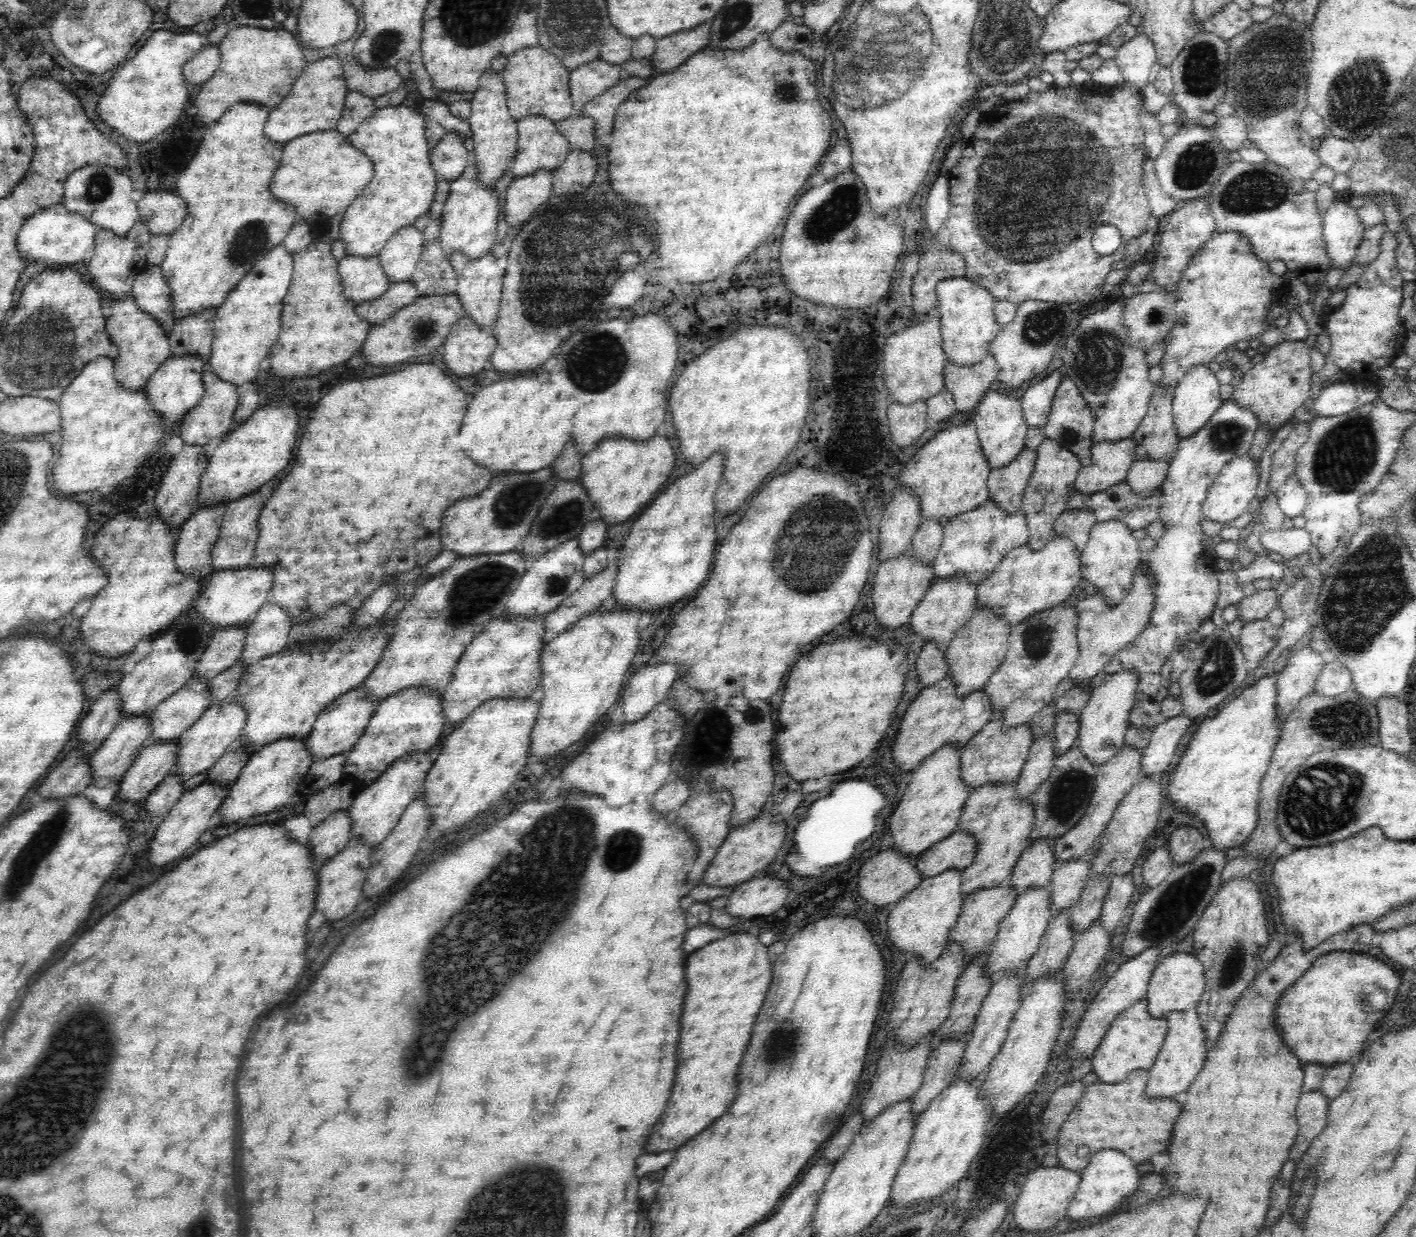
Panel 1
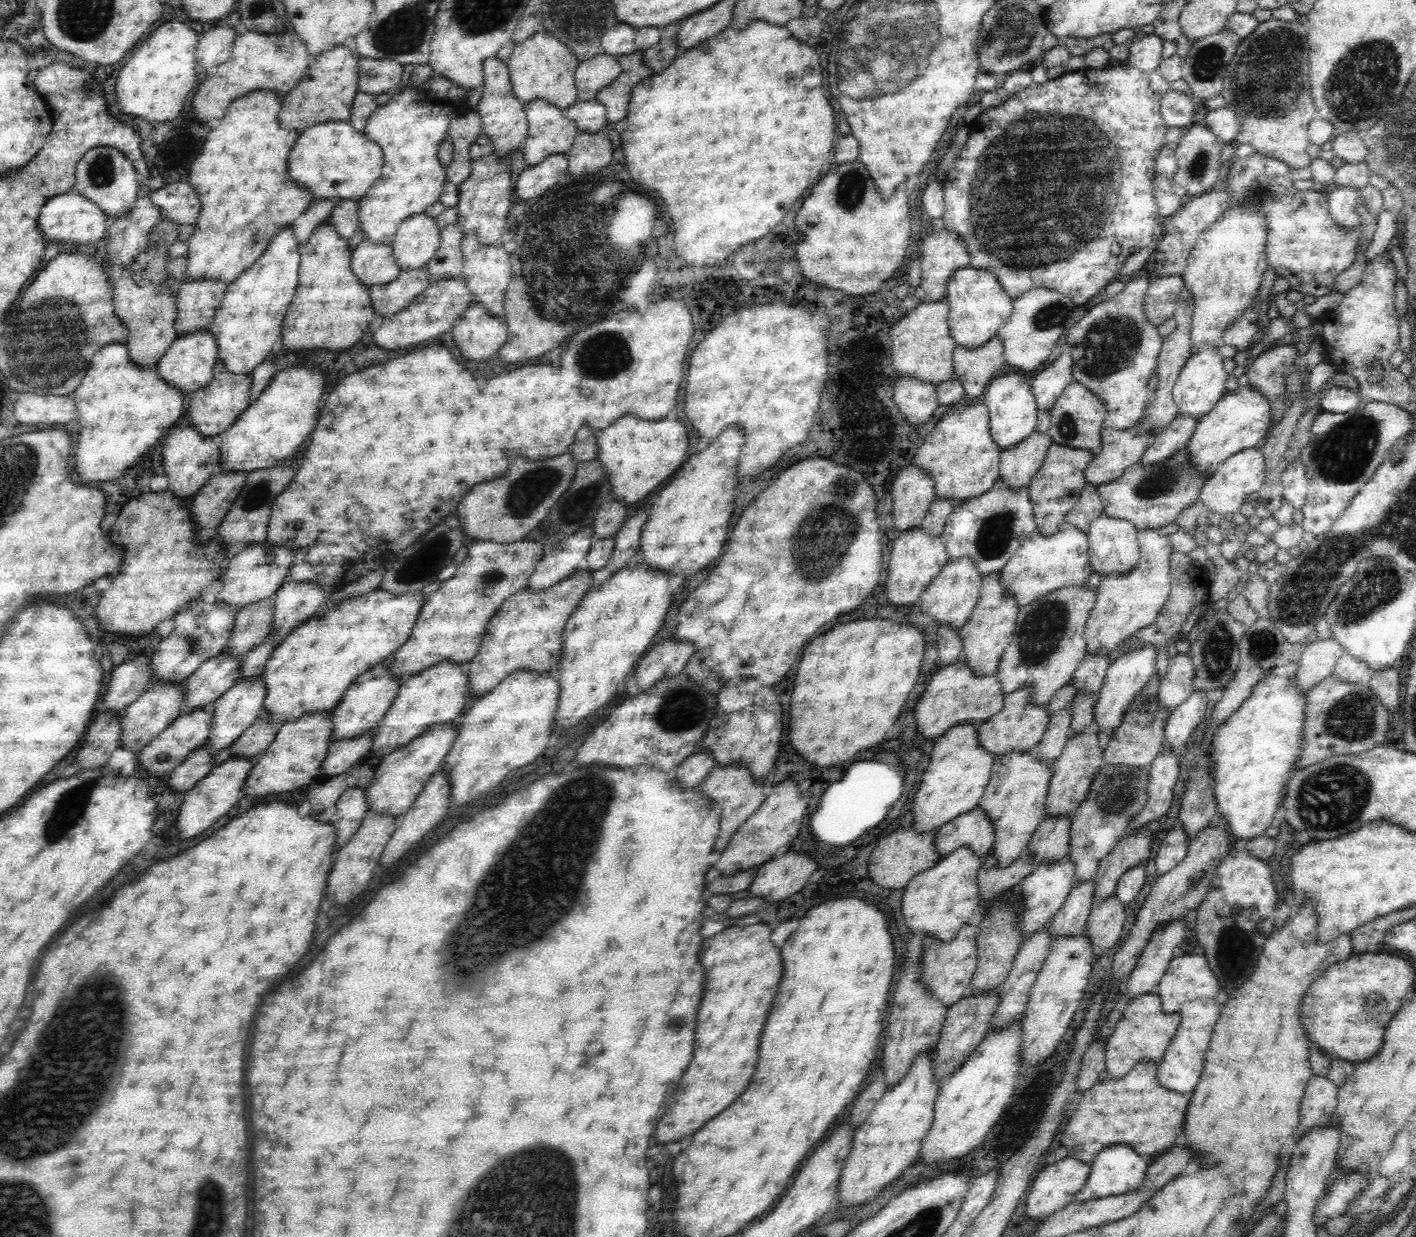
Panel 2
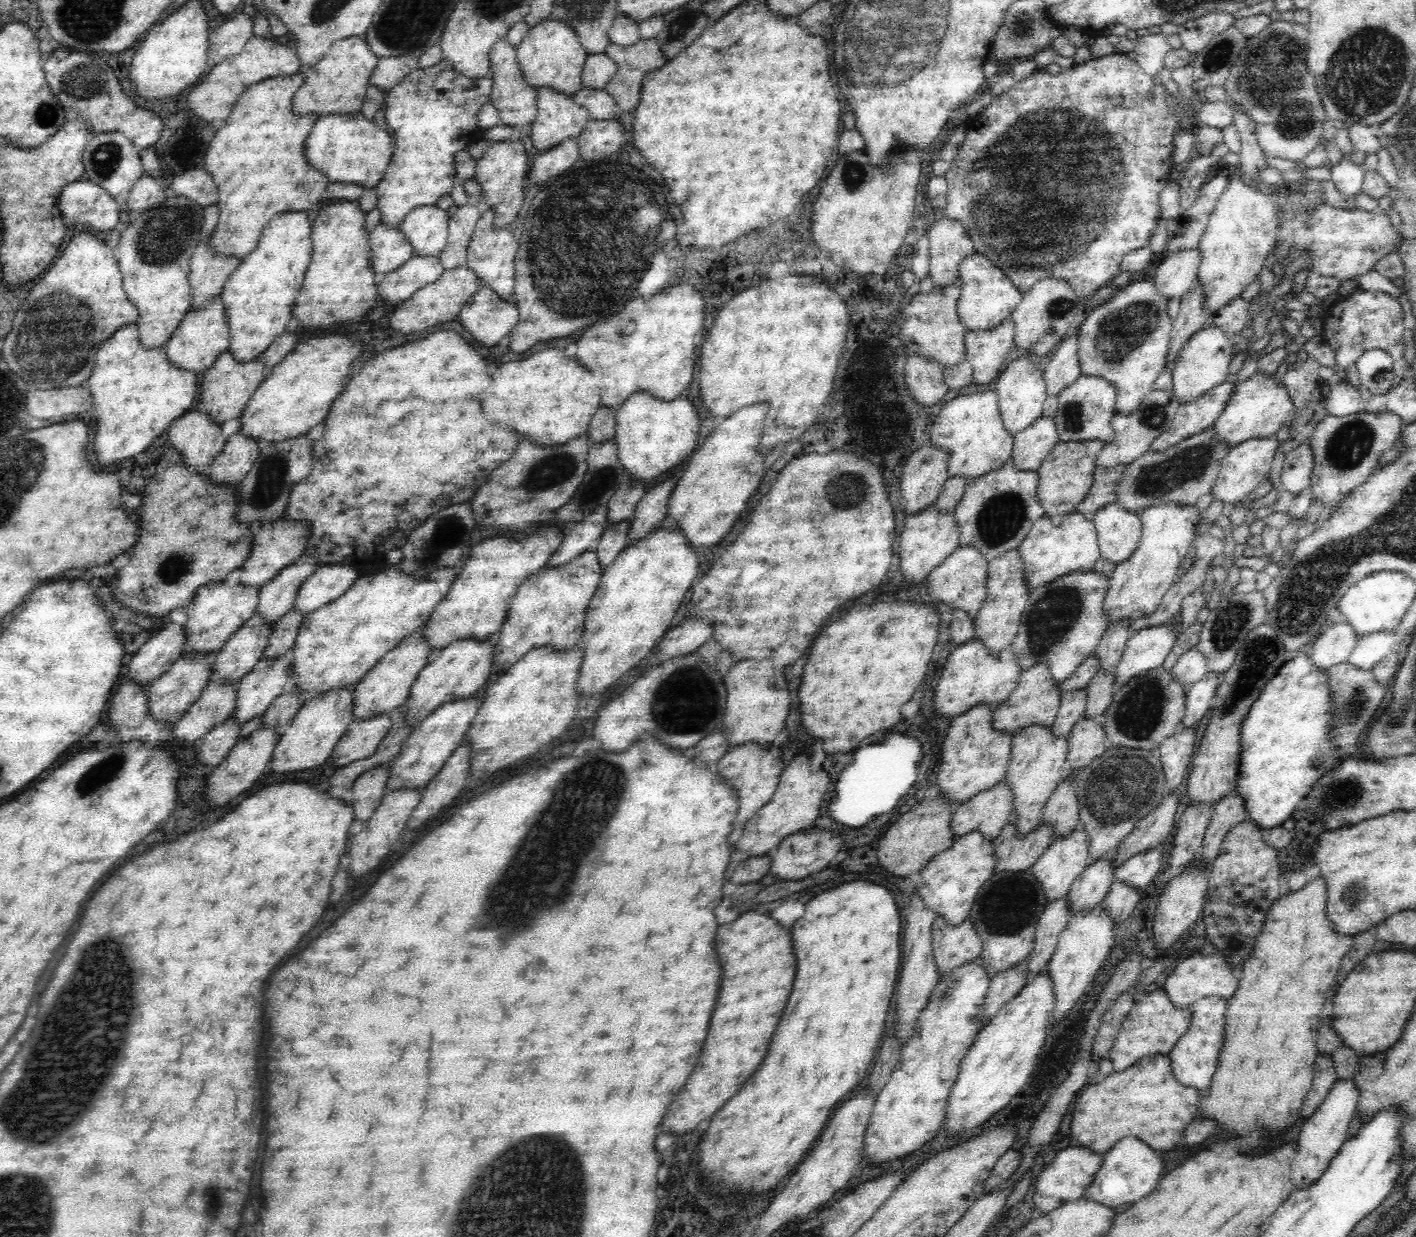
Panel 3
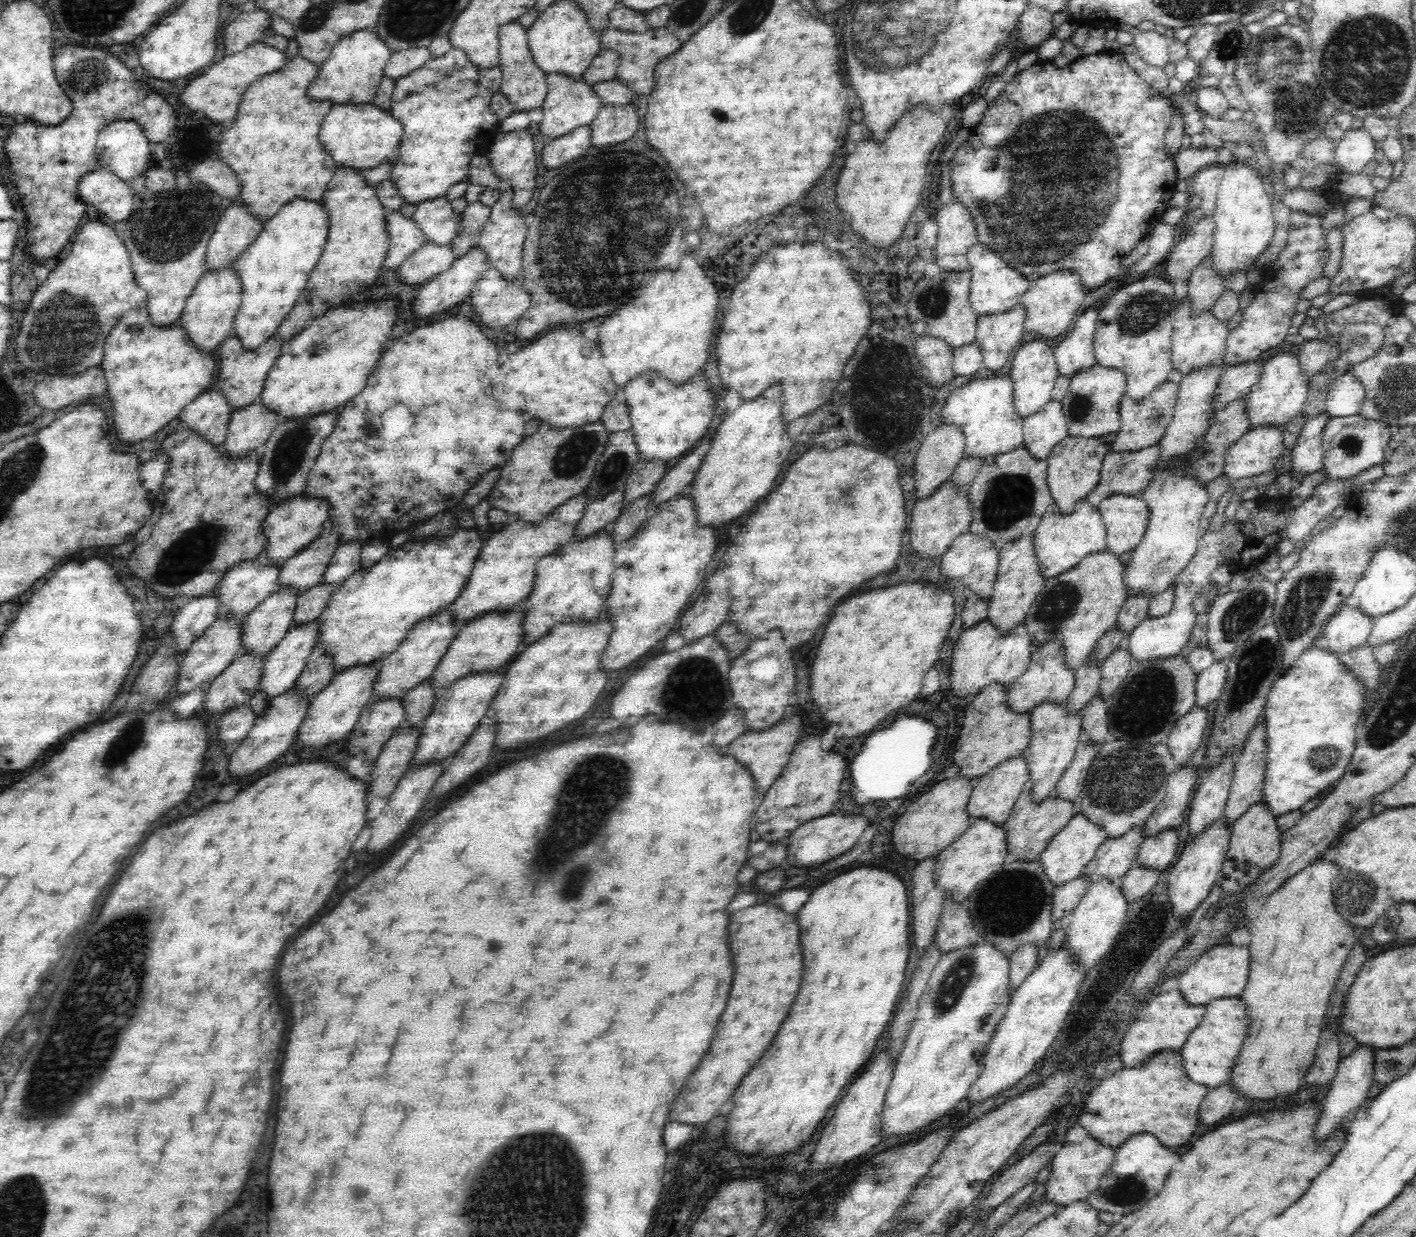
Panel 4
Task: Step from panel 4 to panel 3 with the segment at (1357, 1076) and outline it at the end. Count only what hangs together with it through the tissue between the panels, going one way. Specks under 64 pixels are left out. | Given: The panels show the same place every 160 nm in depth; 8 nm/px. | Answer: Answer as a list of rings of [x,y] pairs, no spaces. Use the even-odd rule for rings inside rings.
[[[1354,1075],[1350,1078],[1338,1078],[1332,1084],[1332,1088],[1328,1091],[1327,1098],[1316,1108],[1316,1112],[1304,1122],[1300,1138],[1298,1138],[1298,1152],[1292,1164],[1292,1182],[1300,1188],[1306,1188],[1308,1184],[1316,1182],[1322,1172],[1328,1168],[1328,1162],[1336,1156],[1340,1146],[1344,1144],[1348,1126],[1354,1118],[1356,1105],[1359,1101],[1360,1093],[1356,1090],[1356,1084],[1353,1083]]]

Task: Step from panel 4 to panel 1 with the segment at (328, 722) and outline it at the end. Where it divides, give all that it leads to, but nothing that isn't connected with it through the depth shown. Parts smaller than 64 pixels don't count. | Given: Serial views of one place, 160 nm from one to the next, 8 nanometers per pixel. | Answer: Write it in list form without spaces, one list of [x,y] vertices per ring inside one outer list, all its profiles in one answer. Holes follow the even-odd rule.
[[[292,738],[274,740],[264,745],[260,752],[255,752],[241,769],[240,776],[229,789],[229,793],[220,805],[222,822],[238,822],[242,818],[260,816],[272,810],[280,810],[290,796],[297,797],[298,787],[306,783],[310,766],[314,763],[313,756],[306,750],[305,741]]]

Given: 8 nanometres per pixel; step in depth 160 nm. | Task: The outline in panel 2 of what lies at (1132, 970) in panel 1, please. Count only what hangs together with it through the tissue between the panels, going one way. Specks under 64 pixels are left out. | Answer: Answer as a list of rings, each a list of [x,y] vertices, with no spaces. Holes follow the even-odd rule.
[[[1184,920],[1165,923],[1152,934],[1151,940],[1133,968],[1128,981],[1128,996],[1140,997],[1153,993],[1154,986],[1158,985],[1170,962],[1180,952],[1185,936],[1187,924]]]

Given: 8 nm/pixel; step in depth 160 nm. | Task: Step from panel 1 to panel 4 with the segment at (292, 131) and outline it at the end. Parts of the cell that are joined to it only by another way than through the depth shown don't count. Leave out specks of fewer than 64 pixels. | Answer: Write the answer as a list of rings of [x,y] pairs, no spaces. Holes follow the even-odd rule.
[[[372,28],[352,32],[333,46],[331,56],[319,68],[317,77],[309,84],[309,99],[336,104],[371,103],[376,97],[378,85],[385,77],[384,68],[393,52],[378,39]]]

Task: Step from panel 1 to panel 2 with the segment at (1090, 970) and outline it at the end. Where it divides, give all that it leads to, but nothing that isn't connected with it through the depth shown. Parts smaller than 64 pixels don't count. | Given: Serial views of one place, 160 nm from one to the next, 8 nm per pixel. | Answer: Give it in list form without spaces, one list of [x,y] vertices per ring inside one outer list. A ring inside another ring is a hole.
[[[1115,895],[1094,906],[1088,917],[1086,934],[1092,941],[1097,961],[1101,954],[1117,944],[1126,919],[1126,906]]]

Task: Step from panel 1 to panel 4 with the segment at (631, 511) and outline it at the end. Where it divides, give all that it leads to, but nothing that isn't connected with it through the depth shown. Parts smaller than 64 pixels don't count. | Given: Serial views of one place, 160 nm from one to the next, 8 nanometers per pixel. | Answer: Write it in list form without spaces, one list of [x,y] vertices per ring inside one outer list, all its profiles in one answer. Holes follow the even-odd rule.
[[[643,372],[623,387],[621,395],[627,401],[631,430],[638,455],[643,460],[668,462],[679,459],[697,446],[705,436],[717,408],[705,374],[698,372],[688,382],[672,383],[664,375]]]

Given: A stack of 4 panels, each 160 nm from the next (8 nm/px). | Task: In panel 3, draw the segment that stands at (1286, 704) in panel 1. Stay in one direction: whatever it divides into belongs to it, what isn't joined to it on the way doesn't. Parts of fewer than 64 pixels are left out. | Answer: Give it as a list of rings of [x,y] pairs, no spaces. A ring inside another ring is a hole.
[[[1342,618],[1336,624],[1326,625],[1314,645],[1306,649],[1317,670],[1324,671],[1346,661],[1357,642],[1357,634]]]

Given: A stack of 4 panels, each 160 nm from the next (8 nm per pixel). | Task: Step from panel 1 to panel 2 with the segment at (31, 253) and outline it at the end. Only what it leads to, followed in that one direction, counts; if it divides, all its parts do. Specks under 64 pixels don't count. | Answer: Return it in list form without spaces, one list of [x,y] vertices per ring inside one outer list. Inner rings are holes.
[[[69,190],[47,200],[41,208],[37,230],[50,242],[60,242],[60,244],[70,244],[70,246],[82,246],[82,244],[88,246],[104,238],[108,228],[107,218],[108,216],[101,211],[101,208],[91,200],[86,199],[76,190]]]

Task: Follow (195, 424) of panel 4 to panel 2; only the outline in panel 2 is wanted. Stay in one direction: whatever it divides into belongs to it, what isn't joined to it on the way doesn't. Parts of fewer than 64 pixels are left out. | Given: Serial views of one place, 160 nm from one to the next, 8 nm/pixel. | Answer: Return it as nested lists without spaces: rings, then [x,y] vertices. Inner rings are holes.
[[[192,424],[181,427],[173,427],[163,439],[164,450],[162,457],[164,470],[166,471],[165,479],[169,482],[167,487],[177,498],[192,499],[193,496],[206,484],[210,477],[218,472],[221,463],[220,446],[216,444],[213,436],[204,436],[198,432]]]

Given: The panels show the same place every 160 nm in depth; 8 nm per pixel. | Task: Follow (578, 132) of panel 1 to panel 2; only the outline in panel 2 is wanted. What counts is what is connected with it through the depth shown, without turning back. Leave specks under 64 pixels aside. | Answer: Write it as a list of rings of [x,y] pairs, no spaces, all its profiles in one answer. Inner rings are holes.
[[[597,98],[590,101],[578,100],[573,106],[565,109],[563,114],[576,123],[580,133],[599,132],[607,124],[604,104]]]

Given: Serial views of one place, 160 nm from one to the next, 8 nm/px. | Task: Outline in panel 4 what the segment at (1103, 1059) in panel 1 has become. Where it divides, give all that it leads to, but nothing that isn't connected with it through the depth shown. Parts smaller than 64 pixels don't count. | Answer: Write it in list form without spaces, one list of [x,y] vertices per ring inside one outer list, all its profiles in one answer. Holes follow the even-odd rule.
[[[1170,990],[1149,1000],[1126,1028],[1119,1056],[1126,1068],[1143,1065],[1152,1055],[1164,1049],[1181,1050],[1189,1034],[1204,1018],[1206,1005],[1188,1004],[1180,990]]]

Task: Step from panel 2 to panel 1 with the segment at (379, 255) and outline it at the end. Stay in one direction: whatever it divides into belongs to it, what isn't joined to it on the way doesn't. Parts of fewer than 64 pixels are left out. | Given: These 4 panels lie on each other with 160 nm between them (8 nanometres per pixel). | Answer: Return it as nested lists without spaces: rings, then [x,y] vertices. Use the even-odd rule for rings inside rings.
[[[348,256],[339,260],[337,271],[344,294],[356,302],[378,298],[391,285],[377,256]]]

